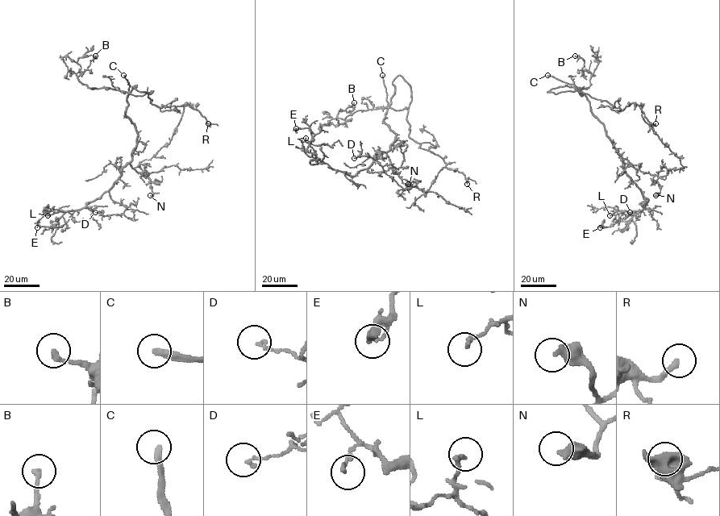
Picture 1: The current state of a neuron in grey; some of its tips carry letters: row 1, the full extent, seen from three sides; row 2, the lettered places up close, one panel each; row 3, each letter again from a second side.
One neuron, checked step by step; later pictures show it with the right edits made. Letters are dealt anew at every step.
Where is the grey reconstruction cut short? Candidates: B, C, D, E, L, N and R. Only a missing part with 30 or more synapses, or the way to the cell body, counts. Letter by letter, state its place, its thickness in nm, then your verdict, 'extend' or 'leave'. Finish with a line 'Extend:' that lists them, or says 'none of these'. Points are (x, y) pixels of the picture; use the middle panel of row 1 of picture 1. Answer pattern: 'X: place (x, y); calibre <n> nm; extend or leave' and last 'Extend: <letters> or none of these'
B: place (354, 102); calibre 240 nm; leave
C: place (382, 75); calibre 280 nm; extend
D: place (354, 158); calibre 140 nm; leave
E: place (296, 128); calibre 150 nm; leave
L: place (305, 138); calibre 190 nm; leave
N: place (408, 184); calibre 460 nm; leave
R: place (467, 184); calibre 220 nm; extend
Extend: C, R

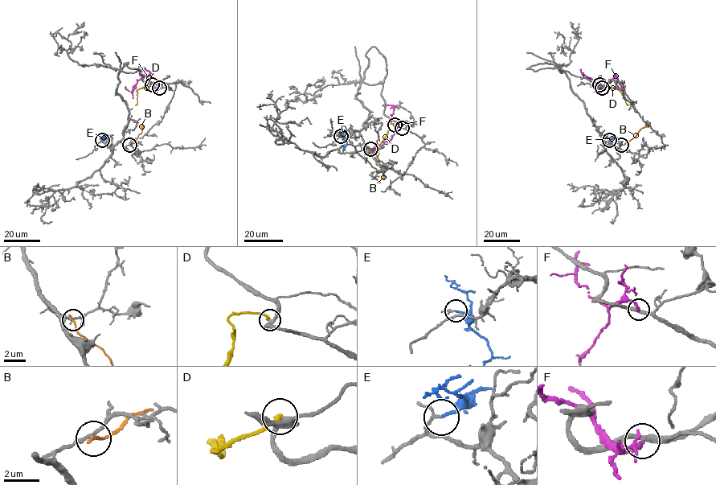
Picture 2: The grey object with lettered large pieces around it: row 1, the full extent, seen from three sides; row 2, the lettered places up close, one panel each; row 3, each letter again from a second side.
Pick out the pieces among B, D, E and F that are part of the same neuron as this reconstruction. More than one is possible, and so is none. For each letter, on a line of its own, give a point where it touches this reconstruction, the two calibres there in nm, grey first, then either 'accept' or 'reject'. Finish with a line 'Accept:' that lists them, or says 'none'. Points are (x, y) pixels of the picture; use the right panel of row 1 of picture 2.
B: meets grey at (621, 145); 180 nm thick on the grey side, 190 nm on the other; reject
D: meets grey at (599, 84); 280 nm thick on the grey side, 240 nm on the other; reject
E: meets grey at (609, 140); 110 nm thick on the grey side, 150 nm on the other; accept
F: meets grey at (602, 88); 300 nm thick on the grey side, 280 nm on the other; reject
Accept: E

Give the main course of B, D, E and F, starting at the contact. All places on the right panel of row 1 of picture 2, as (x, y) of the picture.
B: (621, 145), (632, 138), (642, 128), (648, 125)
D: (599, 84), (599, 88), (608, 86), (619, 90), (628, 105)
E: (609, 140), (614, 137), (619, 141)
F: (602, 88), (614, 75), (623, 90), (616, 86)

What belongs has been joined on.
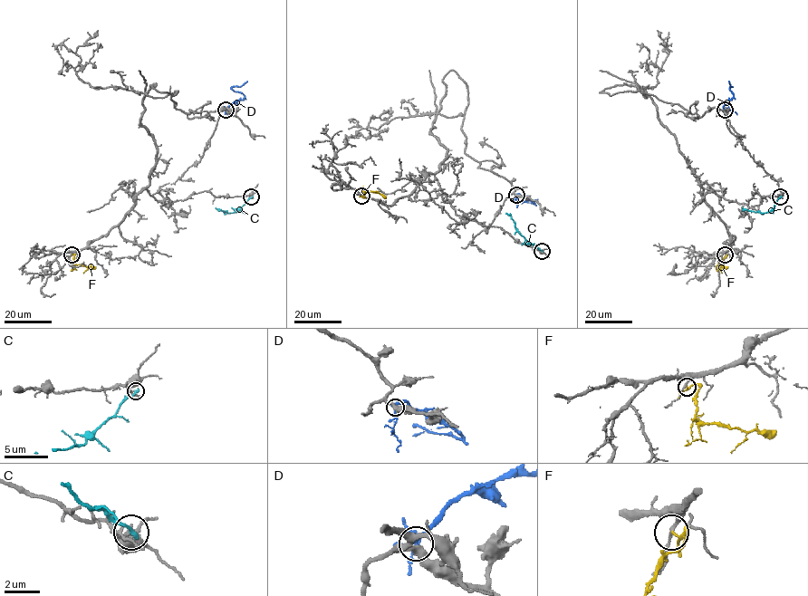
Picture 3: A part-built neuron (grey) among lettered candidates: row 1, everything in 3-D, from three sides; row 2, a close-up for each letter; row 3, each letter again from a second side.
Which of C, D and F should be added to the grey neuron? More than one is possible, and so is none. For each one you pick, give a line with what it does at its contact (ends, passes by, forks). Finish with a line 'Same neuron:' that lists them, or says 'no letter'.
F: it passes by
Same neuron: F

